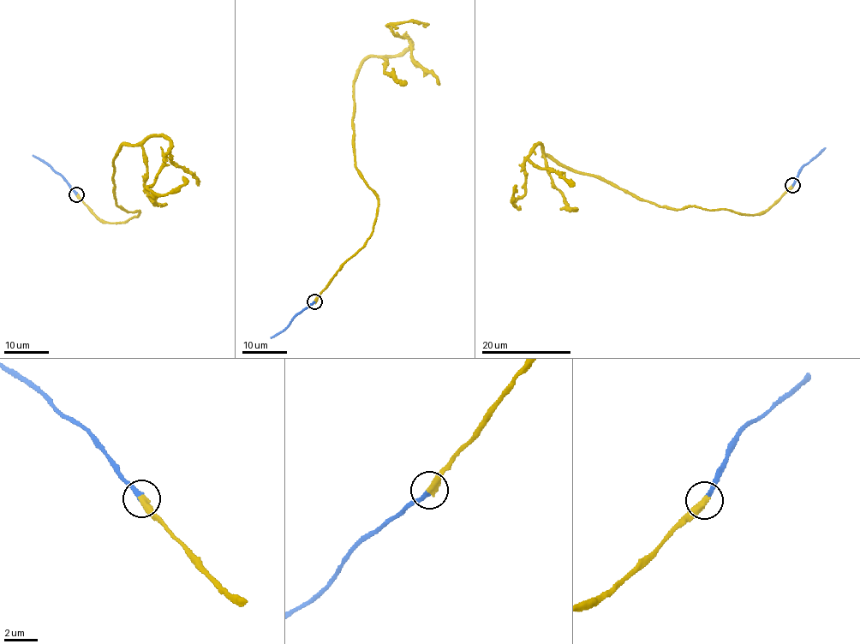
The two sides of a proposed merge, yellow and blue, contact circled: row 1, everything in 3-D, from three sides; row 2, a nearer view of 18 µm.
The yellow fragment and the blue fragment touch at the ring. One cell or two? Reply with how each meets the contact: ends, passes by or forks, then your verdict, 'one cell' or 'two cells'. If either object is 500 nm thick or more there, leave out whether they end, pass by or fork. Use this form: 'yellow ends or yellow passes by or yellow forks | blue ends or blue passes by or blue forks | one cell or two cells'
yellow ends | blue ends | one cell

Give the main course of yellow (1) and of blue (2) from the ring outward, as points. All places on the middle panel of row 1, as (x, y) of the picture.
1: (314, 301), (375, 218), (378, 195), (355, 165), (354, 79), (364, 61), (410, 46), (389, 25), (422, 26)
2: (314, 301), (302, 309), (286, 328), (271, 337)

